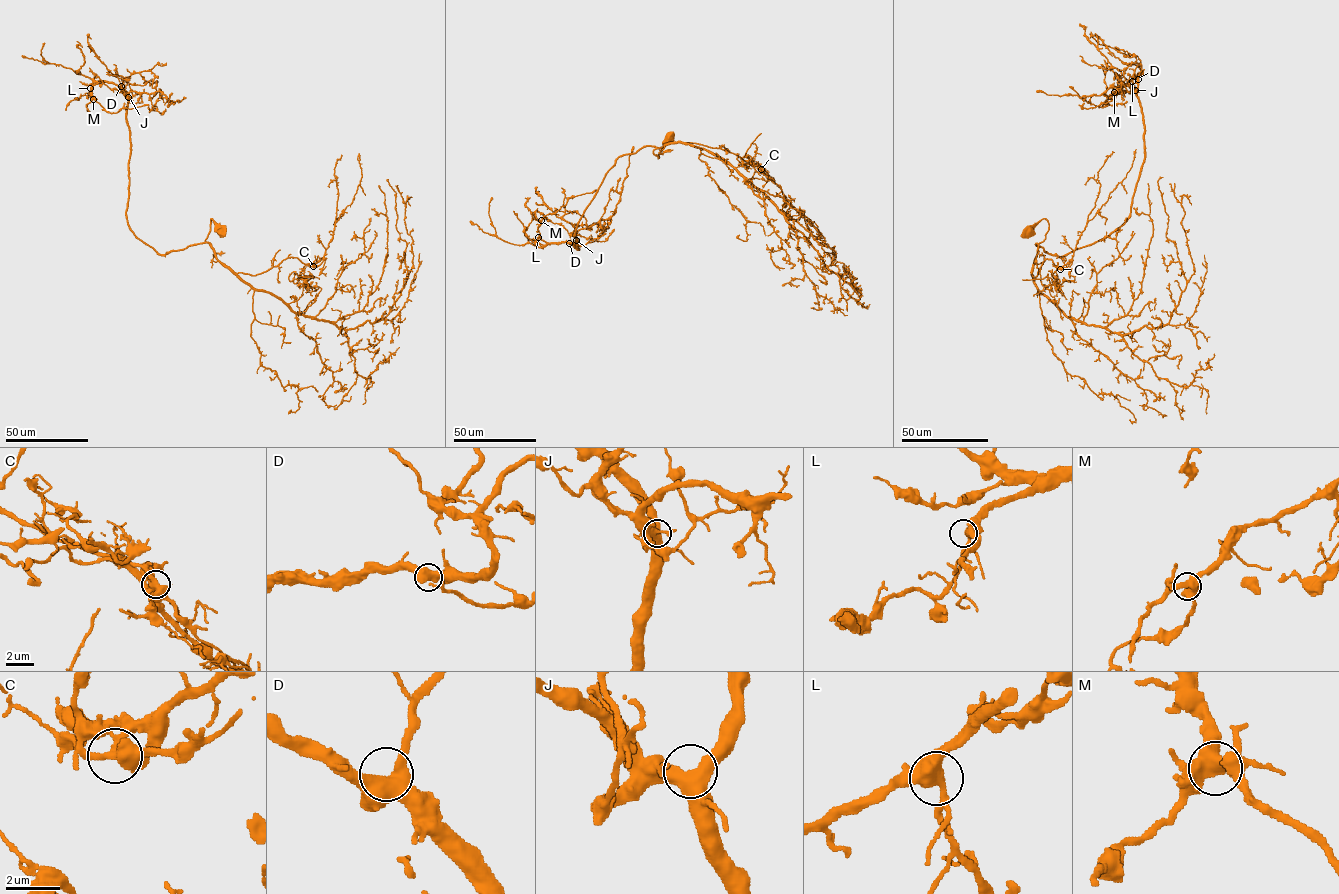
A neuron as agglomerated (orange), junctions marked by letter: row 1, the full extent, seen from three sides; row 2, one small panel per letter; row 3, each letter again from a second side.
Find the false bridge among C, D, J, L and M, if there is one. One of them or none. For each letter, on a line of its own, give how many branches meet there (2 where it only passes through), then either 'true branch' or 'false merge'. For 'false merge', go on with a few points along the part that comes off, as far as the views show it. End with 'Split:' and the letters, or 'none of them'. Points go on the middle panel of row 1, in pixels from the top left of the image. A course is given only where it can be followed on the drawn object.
C: branches 3; false merge; course (761, 169), (743, 166), (736, 159), (745, 155), (761, 133)
D: branches 3; true branch
J: branches 3; true branch
L: branches 3; true branch
M: branches 3; true branch
Split: C

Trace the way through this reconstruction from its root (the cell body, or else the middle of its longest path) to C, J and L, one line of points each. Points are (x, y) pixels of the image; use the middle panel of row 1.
C: (669, 136), (658, 158), (653, 152), (656, 148), (691, 142), (726, 150), (761, 169)
J: (669, 136), (658, 158), (655, 147), (645, 146), (617, 159), (580, 218), (574, 233), (578, 249), (576, 240)
L: (669, 136), (658, 158), (655, 147), (645, 146), (617, 159), (580, 218), (578, 249), (576, 241), (538, 237)

